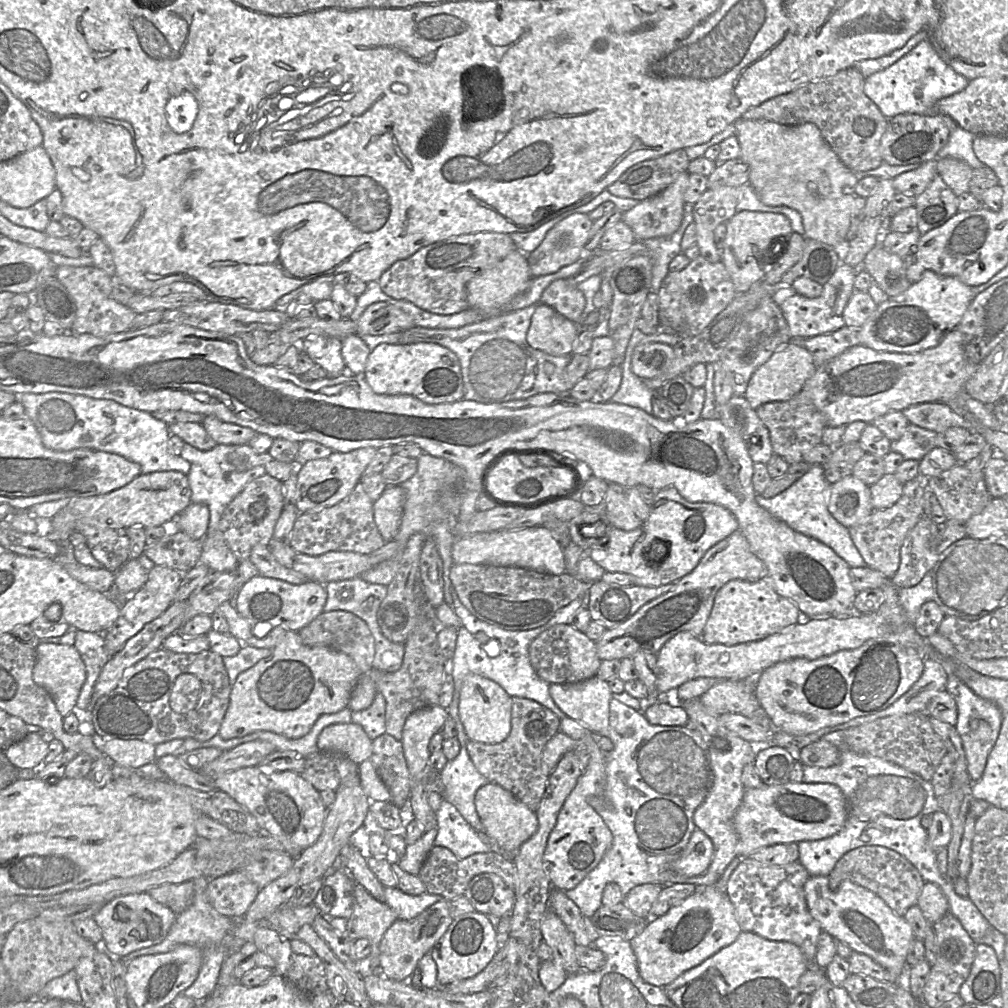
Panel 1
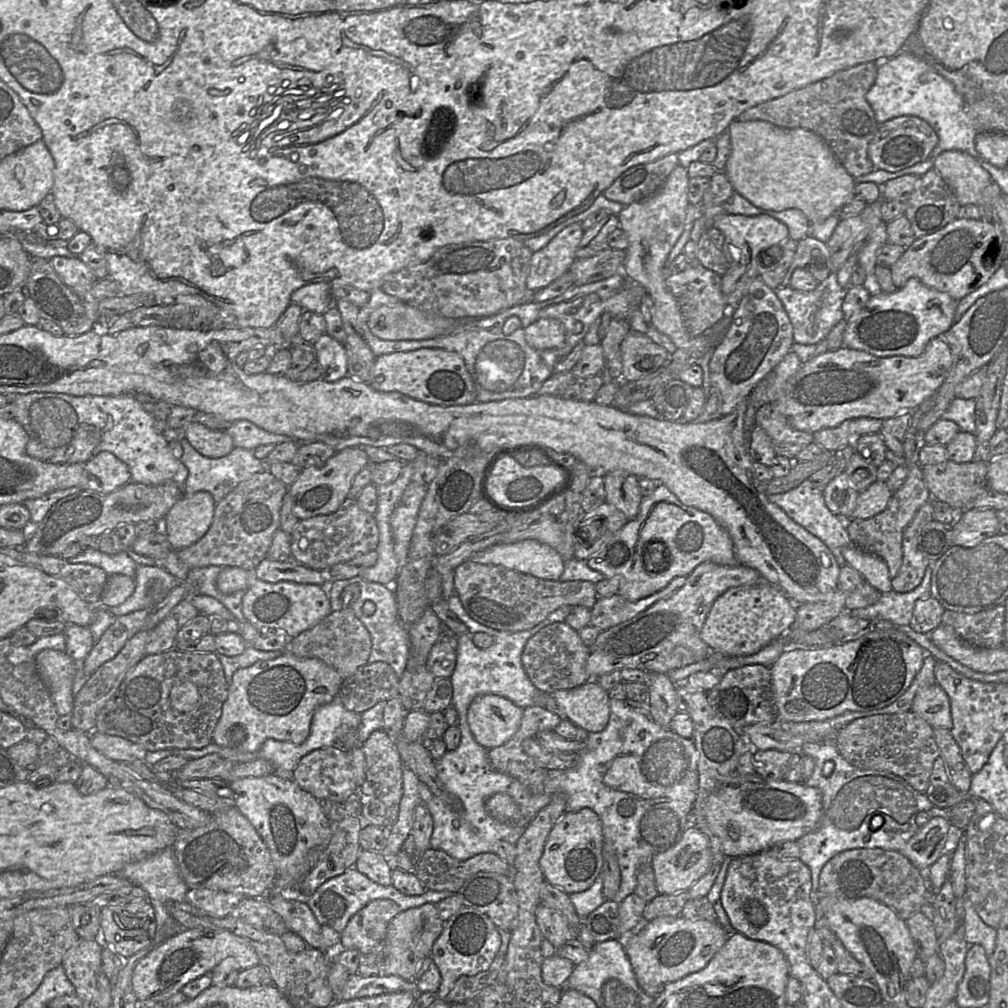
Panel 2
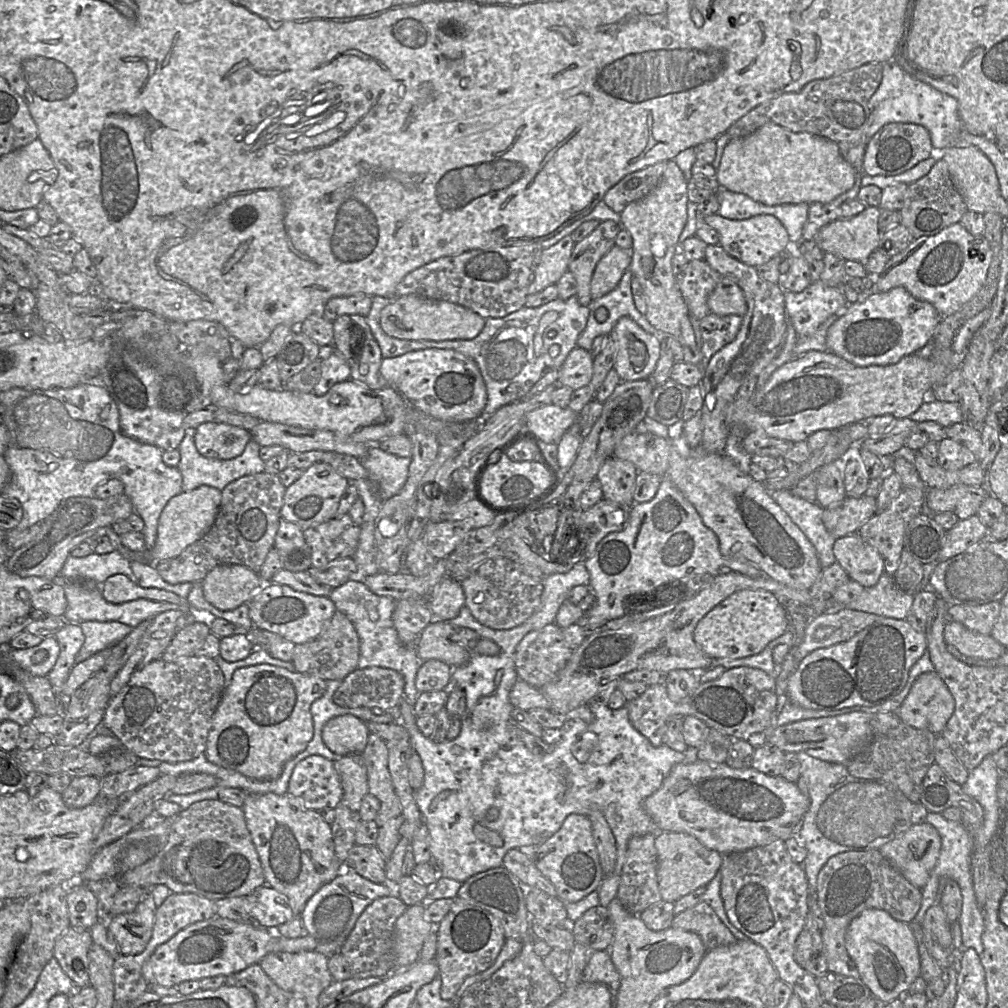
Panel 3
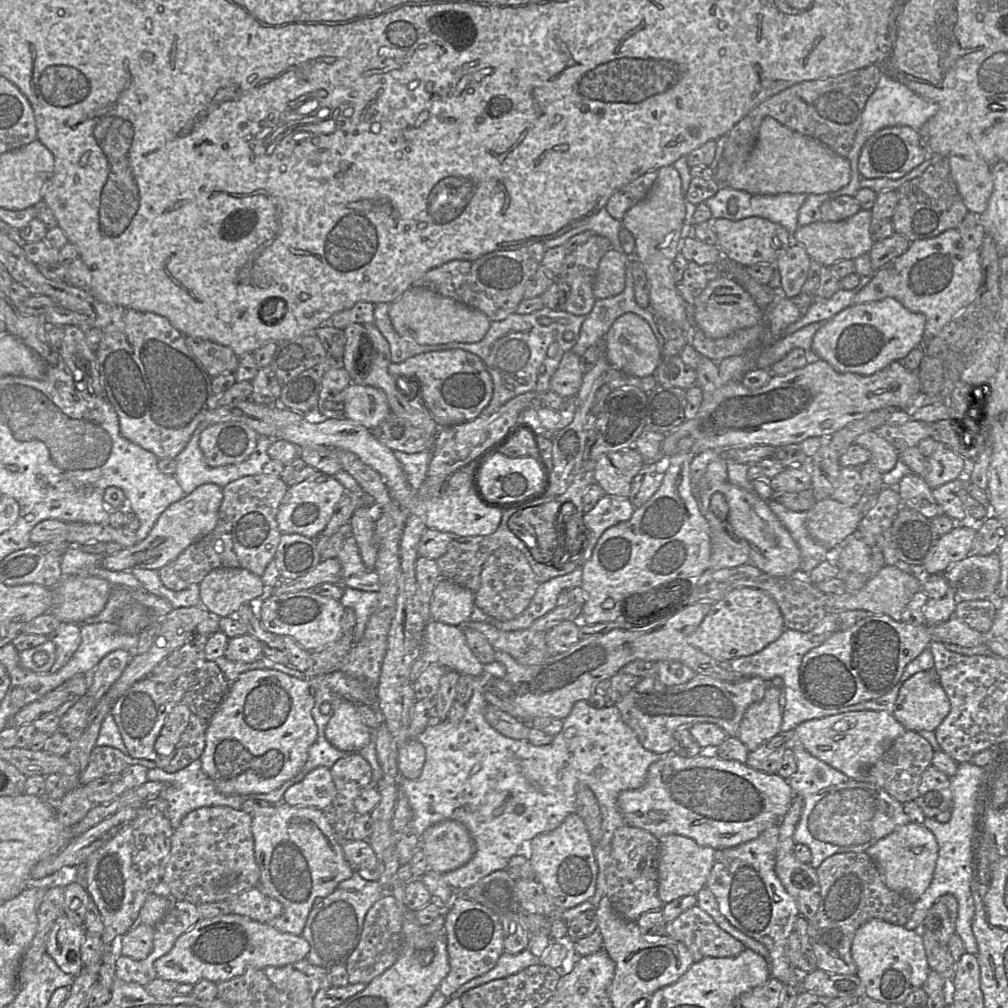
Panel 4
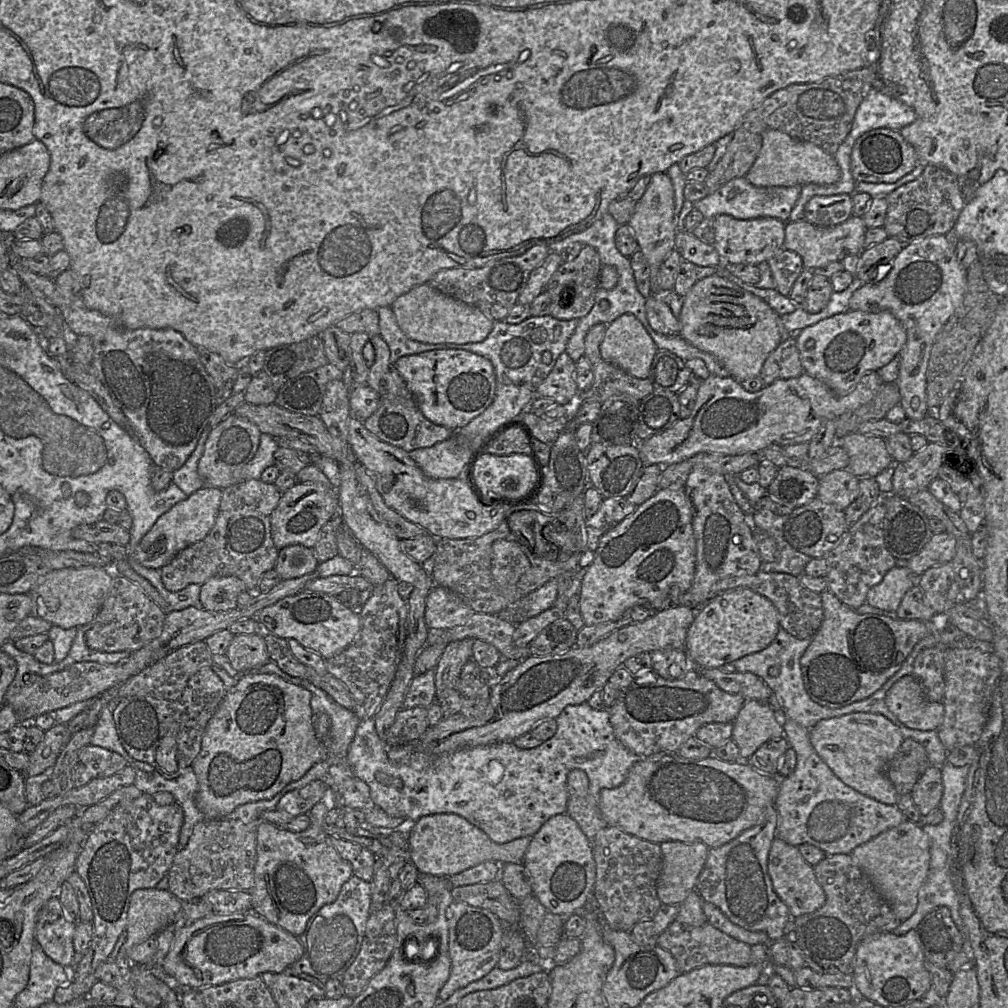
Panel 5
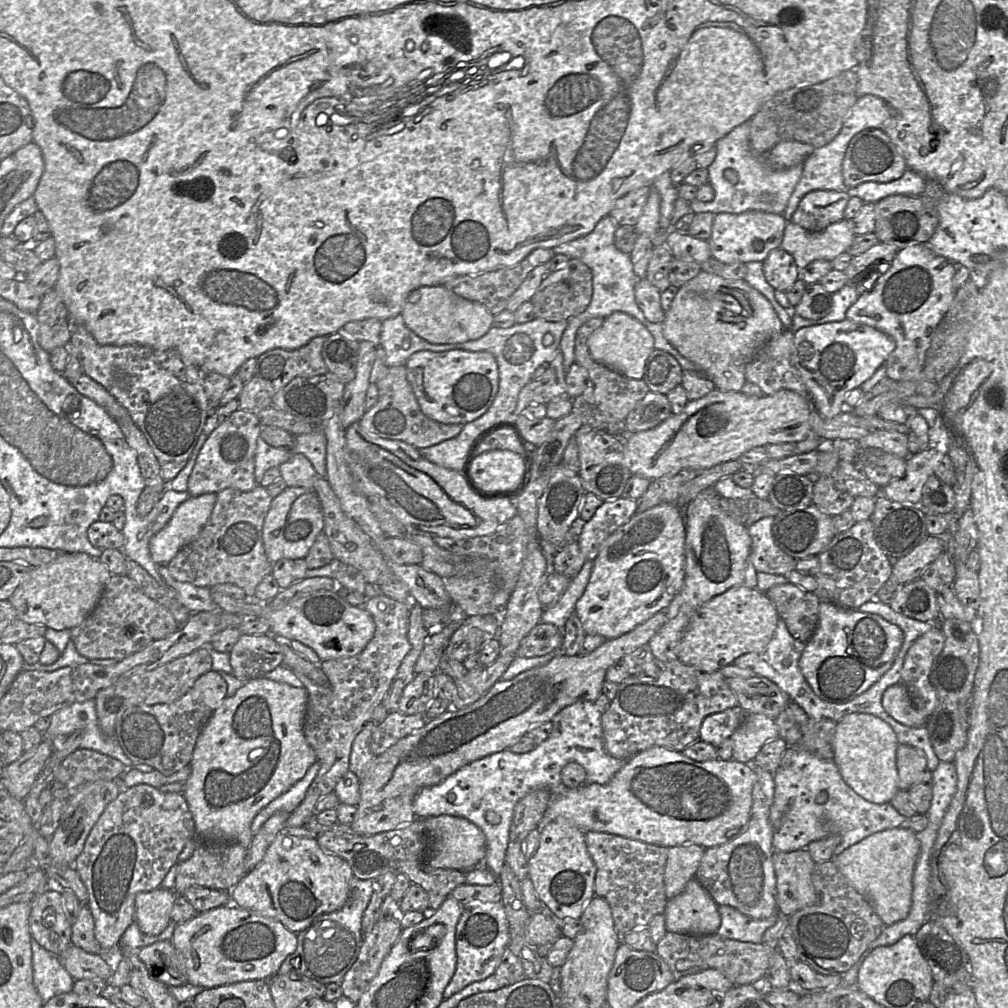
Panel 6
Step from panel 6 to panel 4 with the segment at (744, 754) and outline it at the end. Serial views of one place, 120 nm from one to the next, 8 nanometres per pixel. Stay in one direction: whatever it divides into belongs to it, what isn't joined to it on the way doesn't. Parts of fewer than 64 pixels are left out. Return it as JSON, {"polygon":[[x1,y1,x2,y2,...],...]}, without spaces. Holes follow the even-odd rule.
{"polygon":[[768,684,764,697,747,708,736,737,749,752,781,733,783,703,784,689]]}

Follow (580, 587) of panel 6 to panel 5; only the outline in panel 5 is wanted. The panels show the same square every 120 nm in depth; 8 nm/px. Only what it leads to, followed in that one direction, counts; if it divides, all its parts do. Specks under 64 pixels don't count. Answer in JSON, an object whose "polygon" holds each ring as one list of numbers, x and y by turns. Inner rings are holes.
{"polygon":[[578,568,573,572,571,585,563,595,558,596,557,580,551,579,497,615,513,624,519,624,552,606,564,607,565,611,568,600,580,590,580,584,585,570,585,568]]}

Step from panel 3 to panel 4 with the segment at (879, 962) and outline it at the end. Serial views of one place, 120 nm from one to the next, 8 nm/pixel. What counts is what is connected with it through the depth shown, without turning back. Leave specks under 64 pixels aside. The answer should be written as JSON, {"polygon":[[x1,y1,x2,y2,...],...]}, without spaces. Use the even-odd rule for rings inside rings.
{"polygon":[[871,919,856,931,851,956,866,996,889,1005,903,1004,911,992,924,985,931,970,920,931,908,930,881,919]]}

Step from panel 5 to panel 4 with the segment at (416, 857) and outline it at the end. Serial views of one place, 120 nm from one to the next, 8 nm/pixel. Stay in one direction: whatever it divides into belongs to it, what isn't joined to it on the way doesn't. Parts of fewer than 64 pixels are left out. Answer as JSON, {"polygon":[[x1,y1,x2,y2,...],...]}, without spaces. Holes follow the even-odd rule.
{"polygon":[[443,820,428,827,421,836,428,869,445,874,465,865,474,854,474,844,465,826]]}

